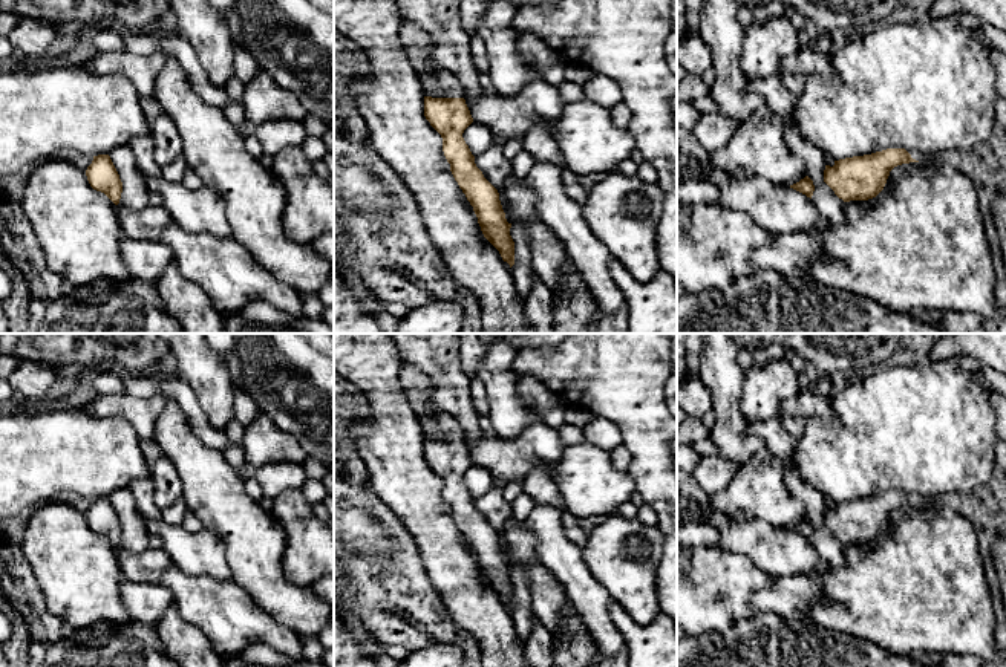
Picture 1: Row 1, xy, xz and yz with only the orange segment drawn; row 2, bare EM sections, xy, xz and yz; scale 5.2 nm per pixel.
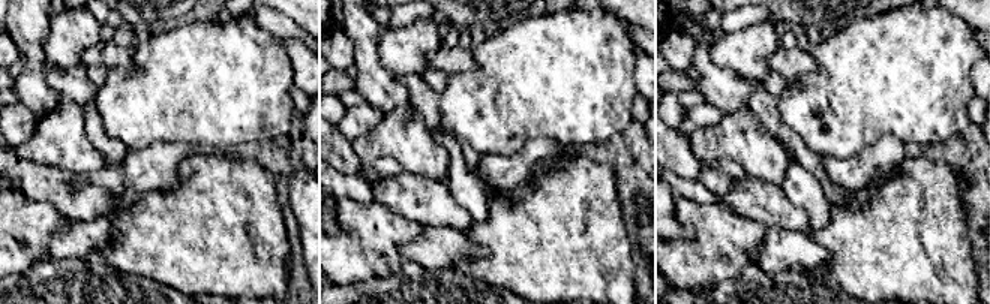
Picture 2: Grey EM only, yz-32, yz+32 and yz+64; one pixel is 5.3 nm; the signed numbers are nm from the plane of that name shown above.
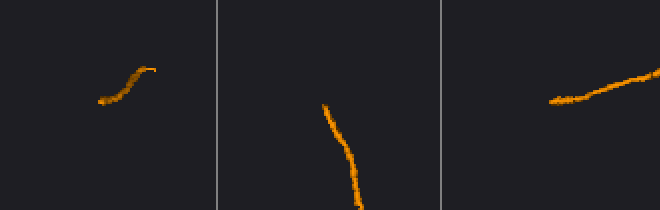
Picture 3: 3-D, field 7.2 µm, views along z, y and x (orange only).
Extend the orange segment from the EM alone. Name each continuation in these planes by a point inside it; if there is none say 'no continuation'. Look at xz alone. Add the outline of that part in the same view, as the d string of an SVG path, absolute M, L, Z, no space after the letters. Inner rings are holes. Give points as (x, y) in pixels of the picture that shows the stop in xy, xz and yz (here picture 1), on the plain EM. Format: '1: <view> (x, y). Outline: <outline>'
1: xz (446, 424). Outline: M433 402L420 407L416 410L418 415L421 415L423 412L433 412L436 415L436 427L446 436L443 439L432 439L432 441L462 441L464 431L459 422L450 415L441 412Z

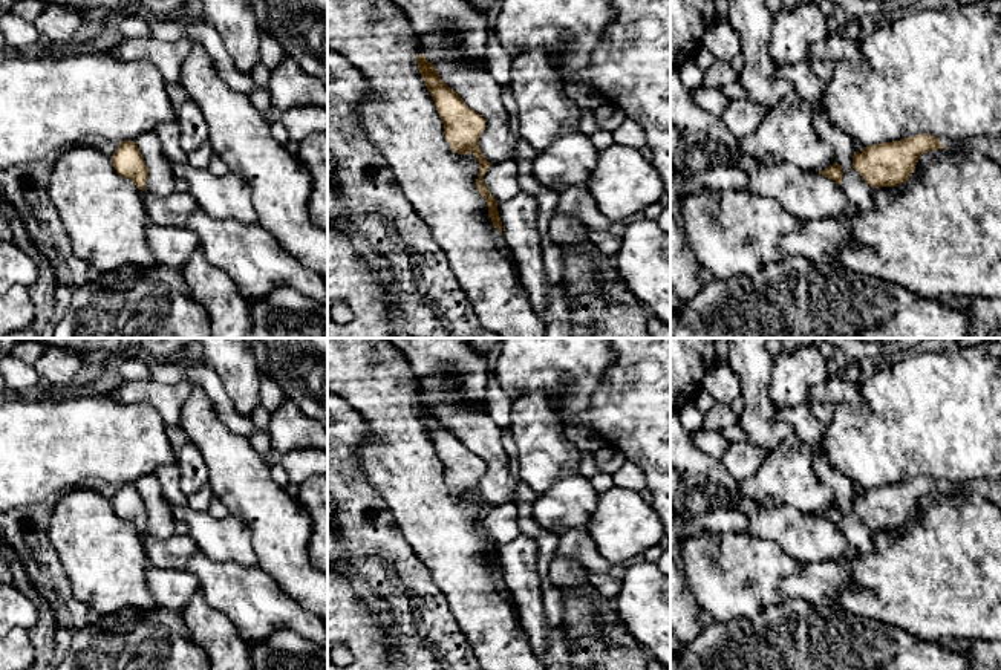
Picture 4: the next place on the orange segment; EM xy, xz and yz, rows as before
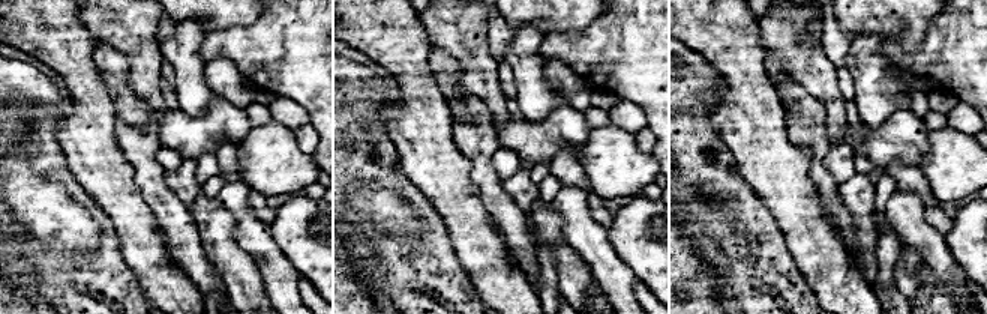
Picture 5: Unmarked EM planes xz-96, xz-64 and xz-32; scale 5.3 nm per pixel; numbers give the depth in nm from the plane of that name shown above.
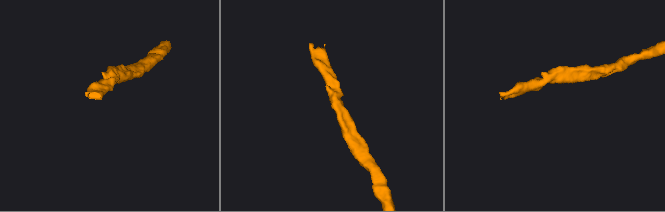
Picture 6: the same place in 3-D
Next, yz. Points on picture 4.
no continuation

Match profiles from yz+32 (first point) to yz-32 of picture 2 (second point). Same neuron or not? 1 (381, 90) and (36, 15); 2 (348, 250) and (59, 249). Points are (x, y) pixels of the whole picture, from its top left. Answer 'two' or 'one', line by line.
1: one
2: two

